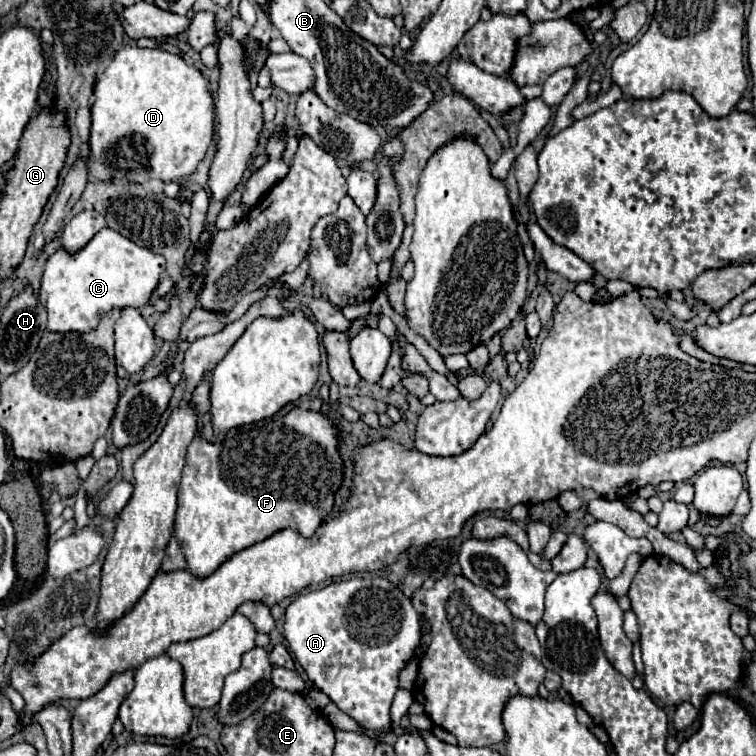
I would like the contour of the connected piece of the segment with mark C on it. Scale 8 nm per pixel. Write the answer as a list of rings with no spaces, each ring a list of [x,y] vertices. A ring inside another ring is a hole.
[[[104,227],[76,255],[58,249],[44,267],[40,301],[48,309],[48,331],[94,331],[100,317],[114,307],[144,307],[164,273],[166,259],[146,247],[136,245],[124,235]]]

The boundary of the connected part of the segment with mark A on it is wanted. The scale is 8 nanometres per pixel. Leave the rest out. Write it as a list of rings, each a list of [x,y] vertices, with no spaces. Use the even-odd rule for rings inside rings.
[[[352,577],[348,581],[334,581],[316,591],[300,593],[286,609],[284,637],[296,661],[308,679],[324,691],[344,713],[356,719],[366,731],[408,733],[406,727],[392,727],[390,705],[398,691],[398,673],[406,665],[406,657],[420,645],[420,615],[412,601],[384,577]]]

